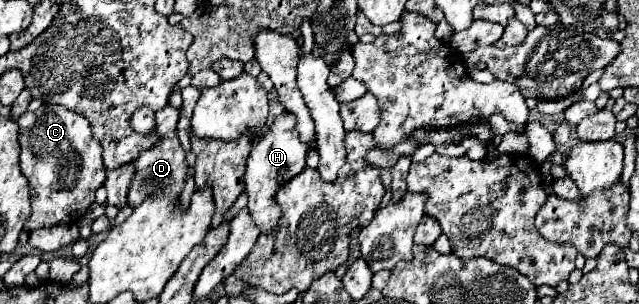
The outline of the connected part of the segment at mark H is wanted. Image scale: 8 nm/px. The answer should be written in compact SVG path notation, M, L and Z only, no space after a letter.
M281 113L273 125L259 137L259 141L253 145L253 151L247 157L247 167L245 167L245 191L249 195L249 211L255 221L255 225L263 233L273 233L275 225L279 223L281 209L275 201L275 193L279 191L281 185L285 185L291 177L297 177L305 167L307 153L313 151L315 145L303 145L299 141L299 133L295 129L295 119L291 113Z

